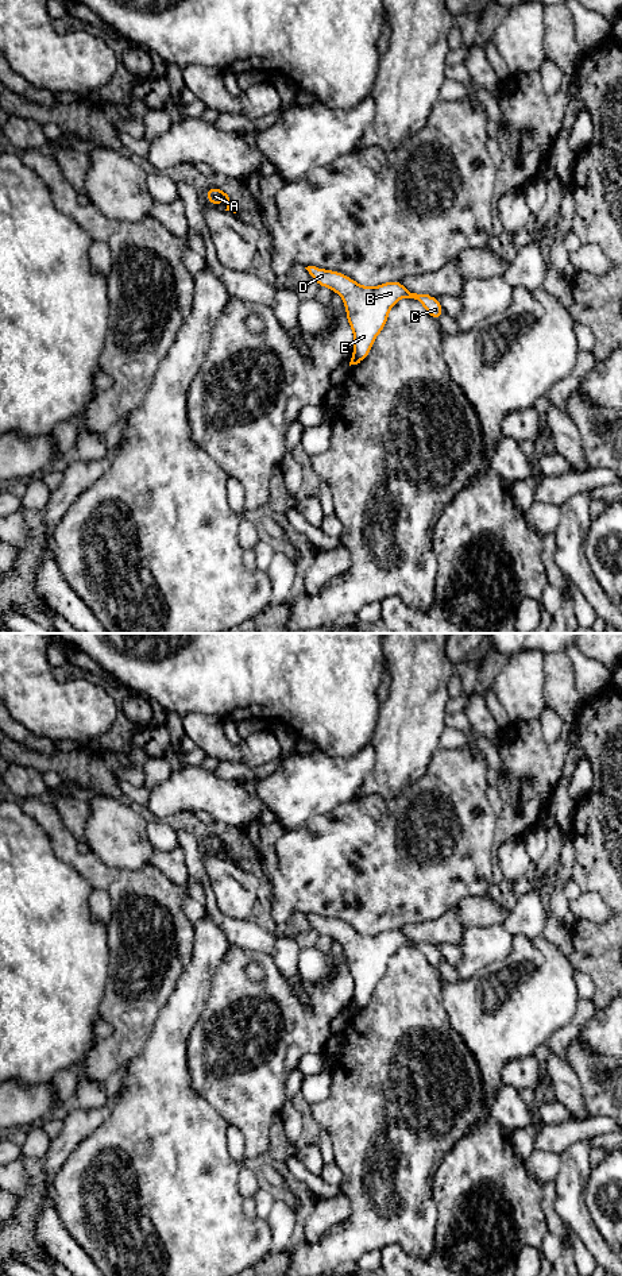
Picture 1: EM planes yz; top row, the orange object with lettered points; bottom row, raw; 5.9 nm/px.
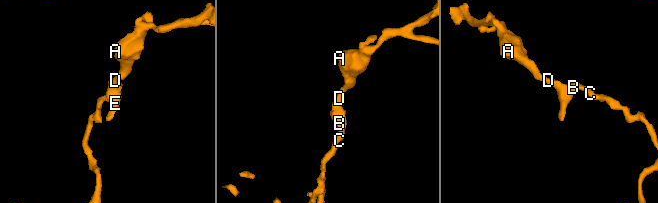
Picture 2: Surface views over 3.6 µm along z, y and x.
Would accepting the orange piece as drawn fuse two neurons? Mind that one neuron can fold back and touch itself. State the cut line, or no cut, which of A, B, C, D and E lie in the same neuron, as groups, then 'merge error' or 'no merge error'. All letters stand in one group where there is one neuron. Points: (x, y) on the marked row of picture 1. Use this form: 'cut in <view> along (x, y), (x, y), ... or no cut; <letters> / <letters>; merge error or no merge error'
no cut; A B C D E; no merge error

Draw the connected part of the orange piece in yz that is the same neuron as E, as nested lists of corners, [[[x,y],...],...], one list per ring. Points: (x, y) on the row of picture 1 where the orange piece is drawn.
[[[316,266],[305,269],[314,282],[322,288],[331,288],[344,301],[347,321],[355,339],[349,366],[358,365],[368,356],[376,336],[387,323],[389,312],[398,300],[414,298],[420,301],[429,316],[437,321],[444,311],[439,298],[412,293],[401,281],[390,281],[368,288],[335,270],[324,270]]]

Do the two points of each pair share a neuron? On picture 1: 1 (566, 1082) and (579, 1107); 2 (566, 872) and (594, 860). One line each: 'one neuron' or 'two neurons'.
1: one neuron
2: two neurons

